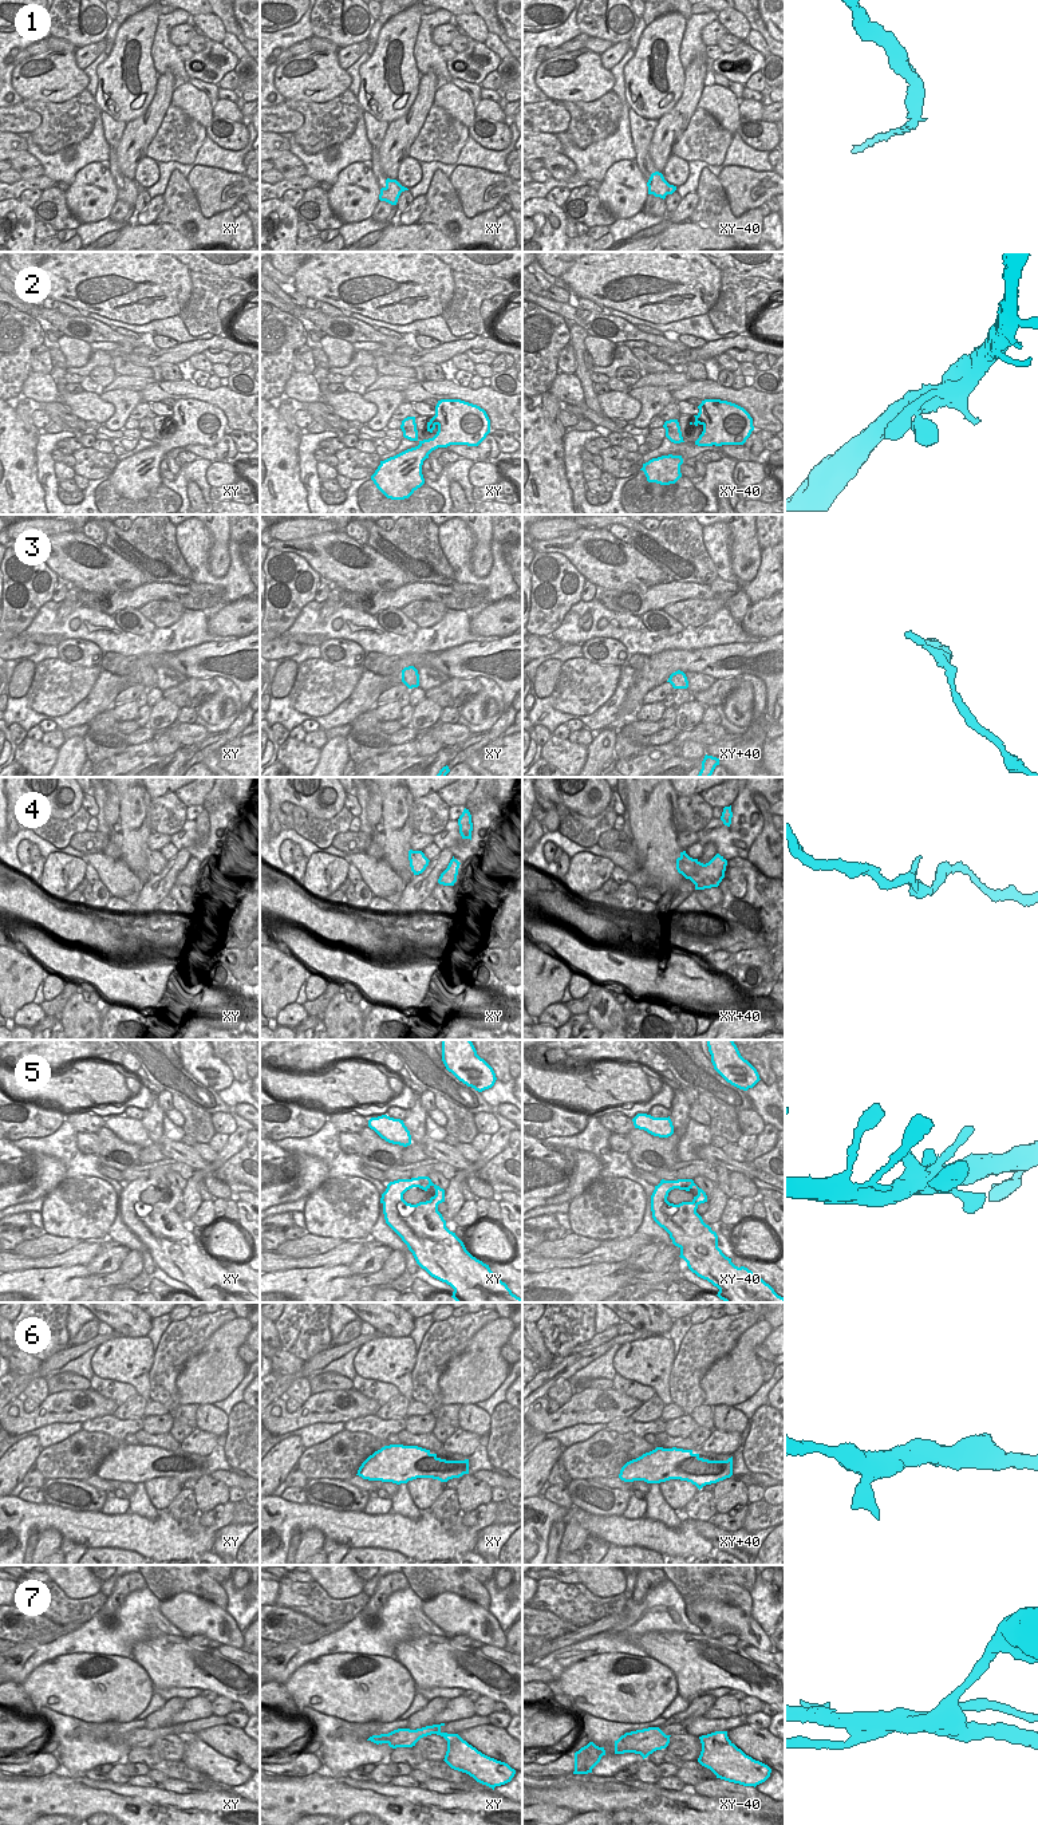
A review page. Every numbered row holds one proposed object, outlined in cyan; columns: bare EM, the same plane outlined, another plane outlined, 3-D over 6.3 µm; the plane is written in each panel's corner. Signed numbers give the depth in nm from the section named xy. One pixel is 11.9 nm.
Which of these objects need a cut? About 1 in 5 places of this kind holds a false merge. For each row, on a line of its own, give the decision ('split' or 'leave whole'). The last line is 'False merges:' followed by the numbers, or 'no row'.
1: split
2: leave whole
3: leave whole
4: leave whole
5: leave whole
6: leave whole
7: leave whole
False merges: 1

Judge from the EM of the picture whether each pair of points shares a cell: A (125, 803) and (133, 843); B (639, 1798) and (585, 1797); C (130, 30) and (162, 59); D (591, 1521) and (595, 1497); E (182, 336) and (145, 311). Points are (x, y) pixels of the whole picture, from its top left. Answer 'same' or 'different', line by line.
A: same
B: same
C: different
D: different
E: different

